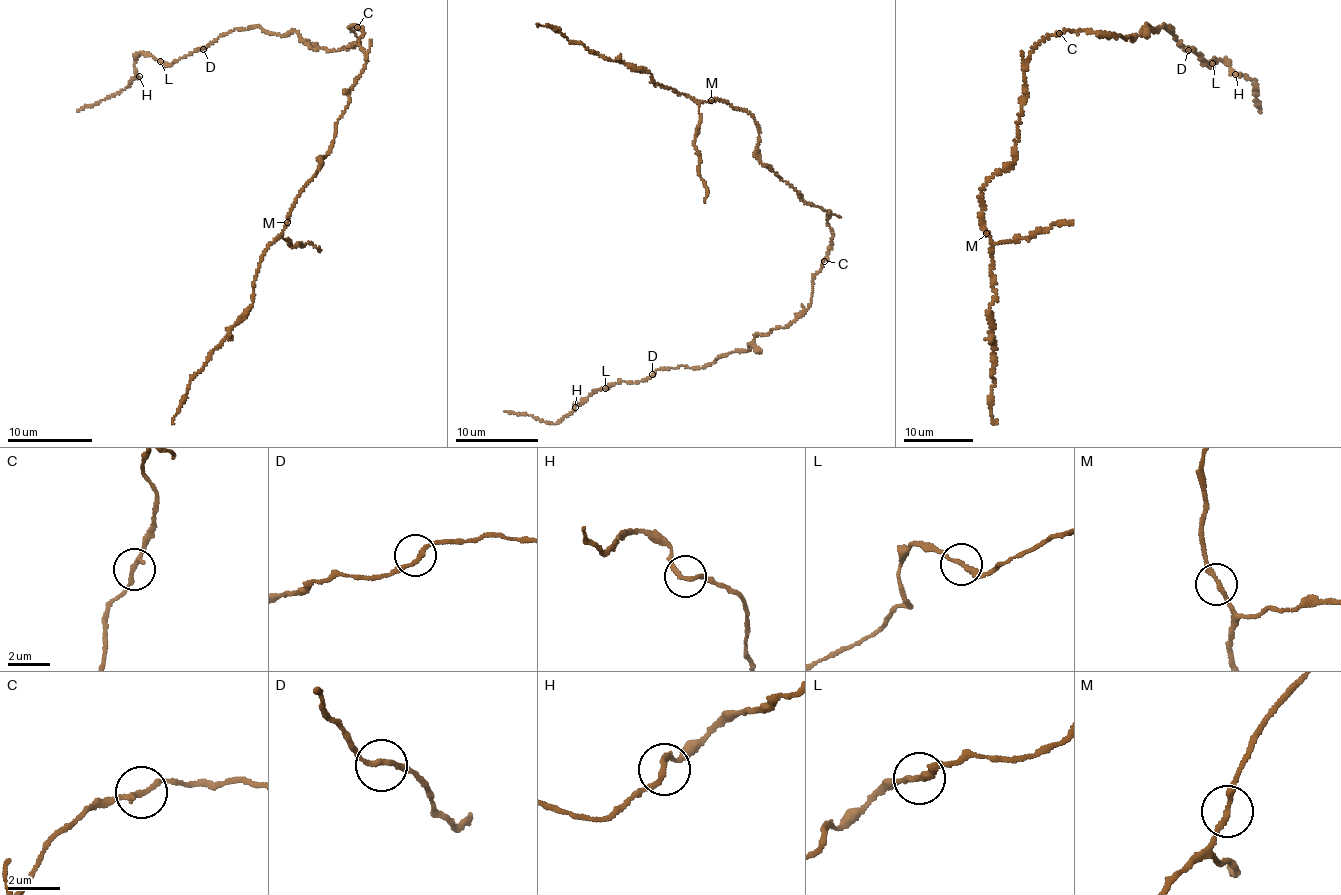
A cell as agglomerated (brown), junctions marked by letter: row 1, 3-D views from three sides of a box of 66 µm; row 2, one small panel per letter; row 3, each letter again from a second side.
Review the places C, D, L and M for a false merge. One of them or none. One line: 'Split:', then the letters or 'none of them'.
Split: none of them

